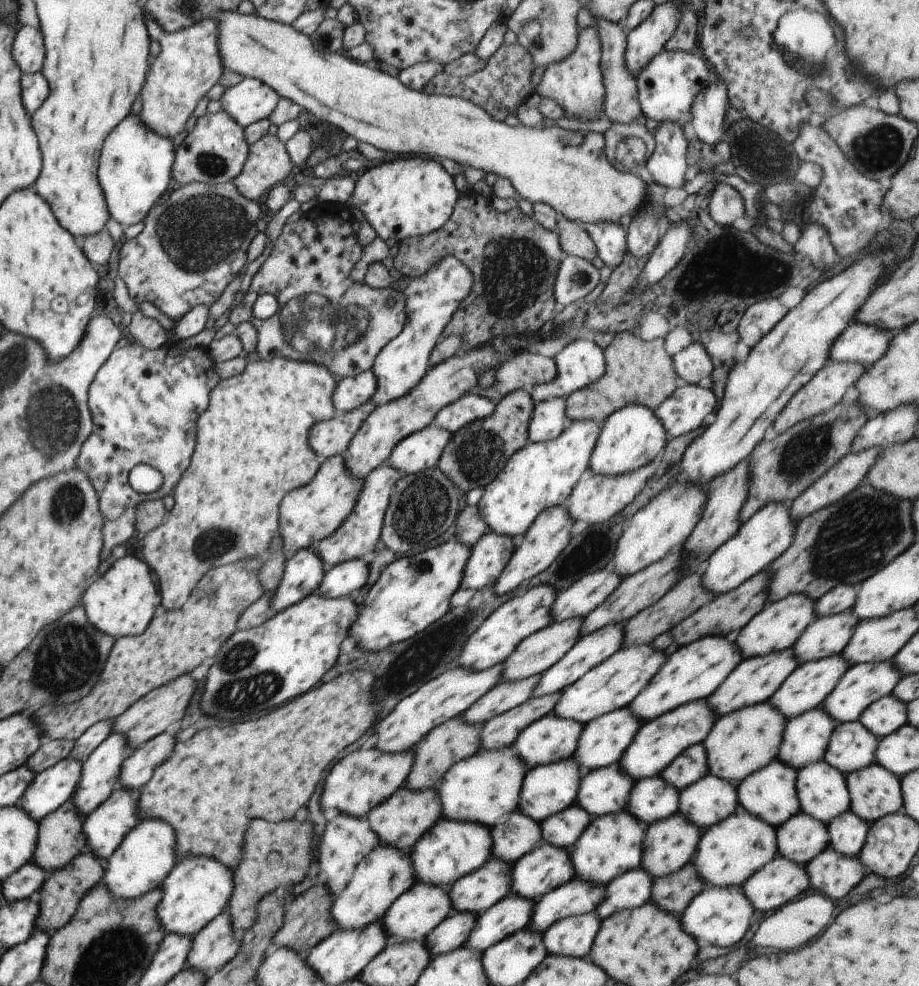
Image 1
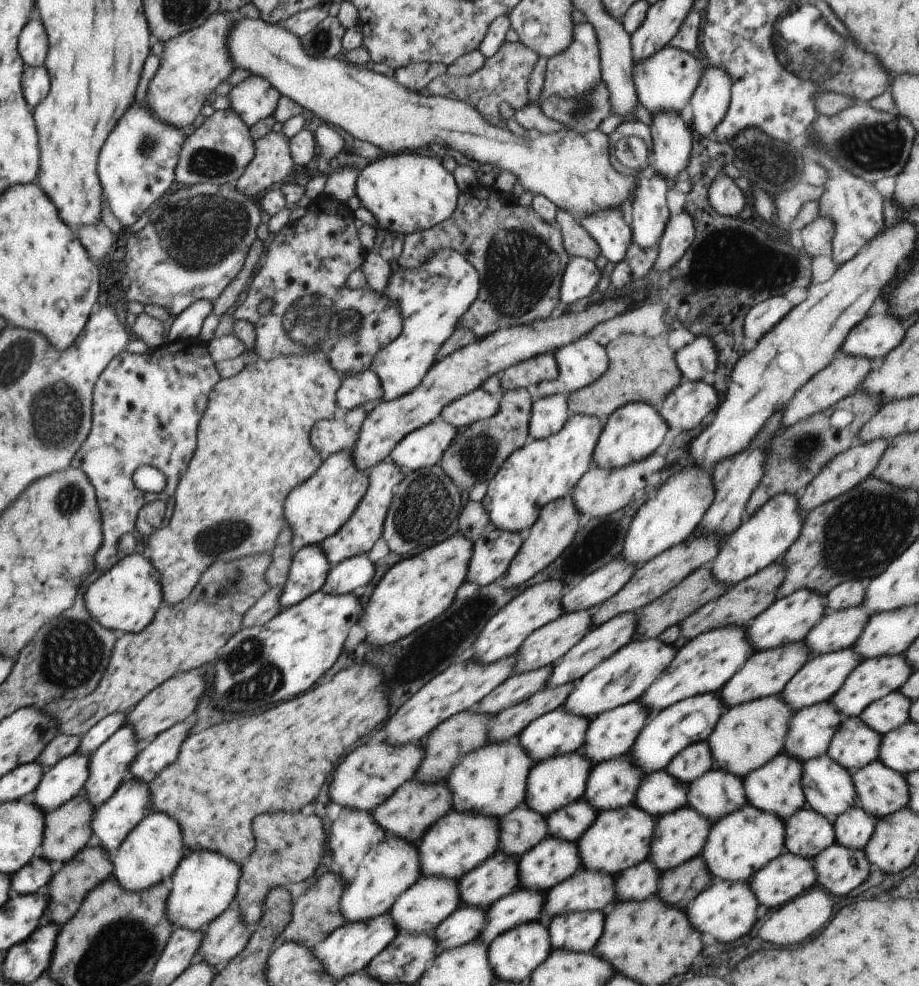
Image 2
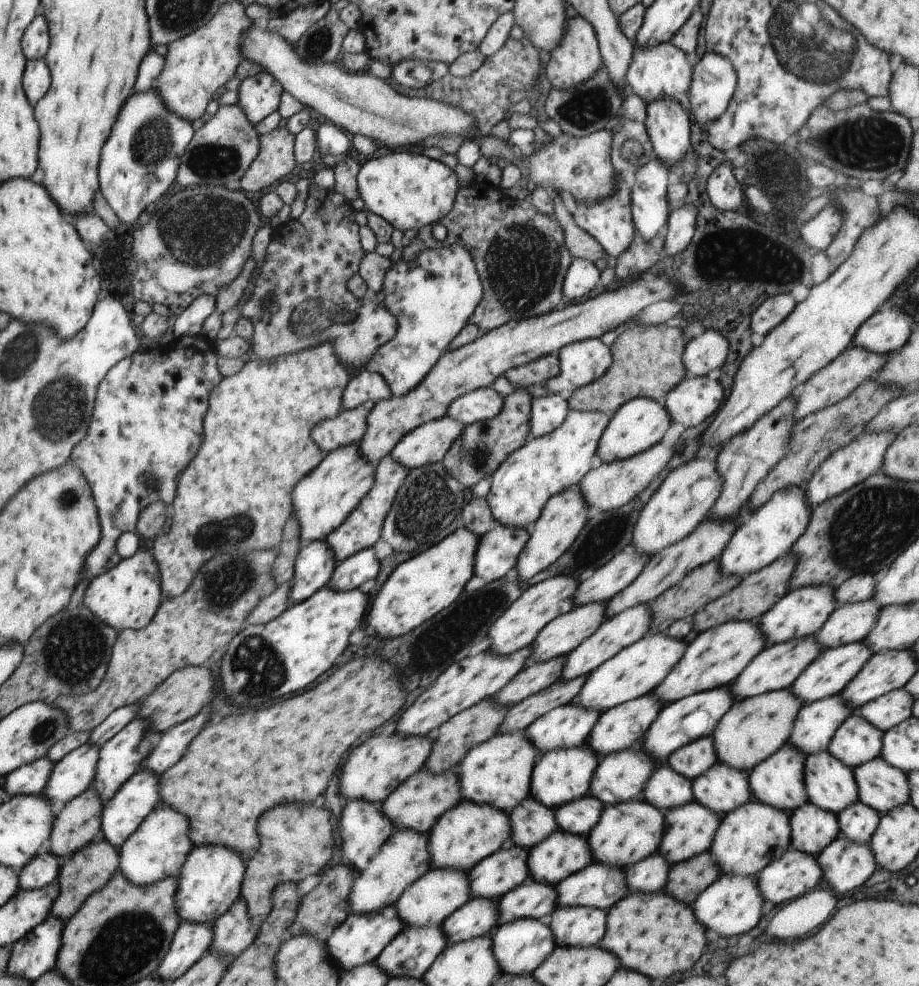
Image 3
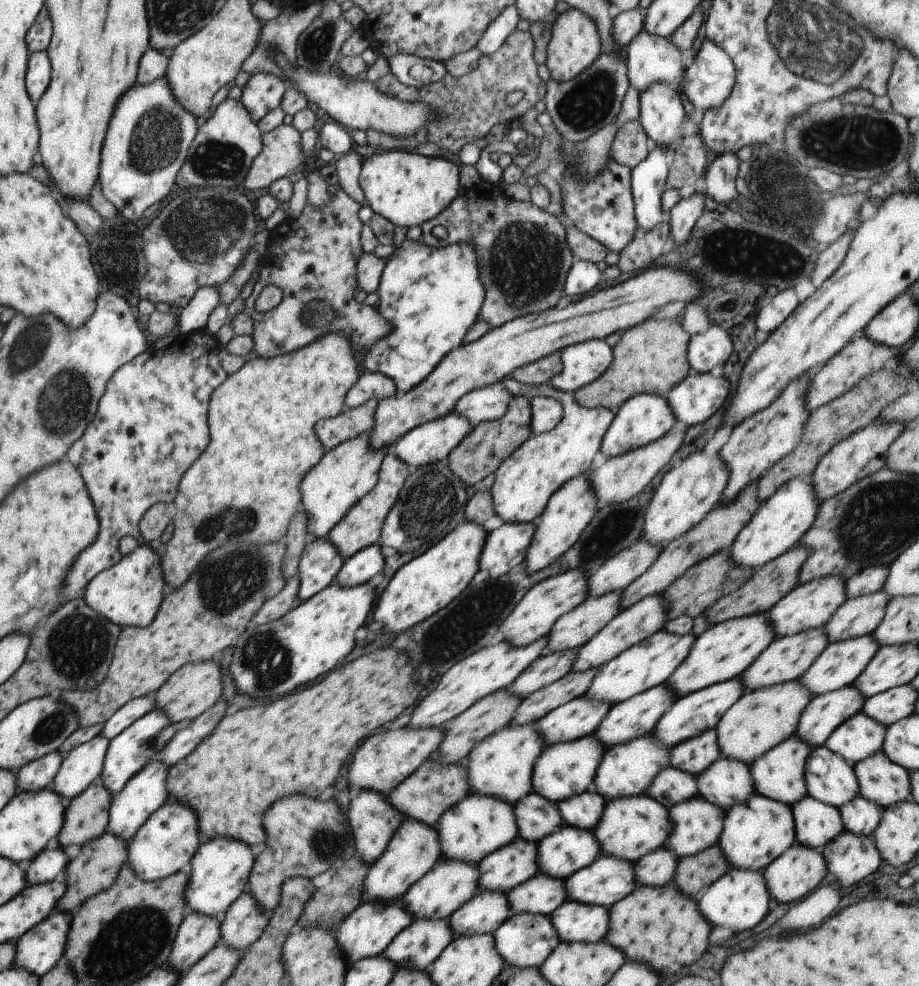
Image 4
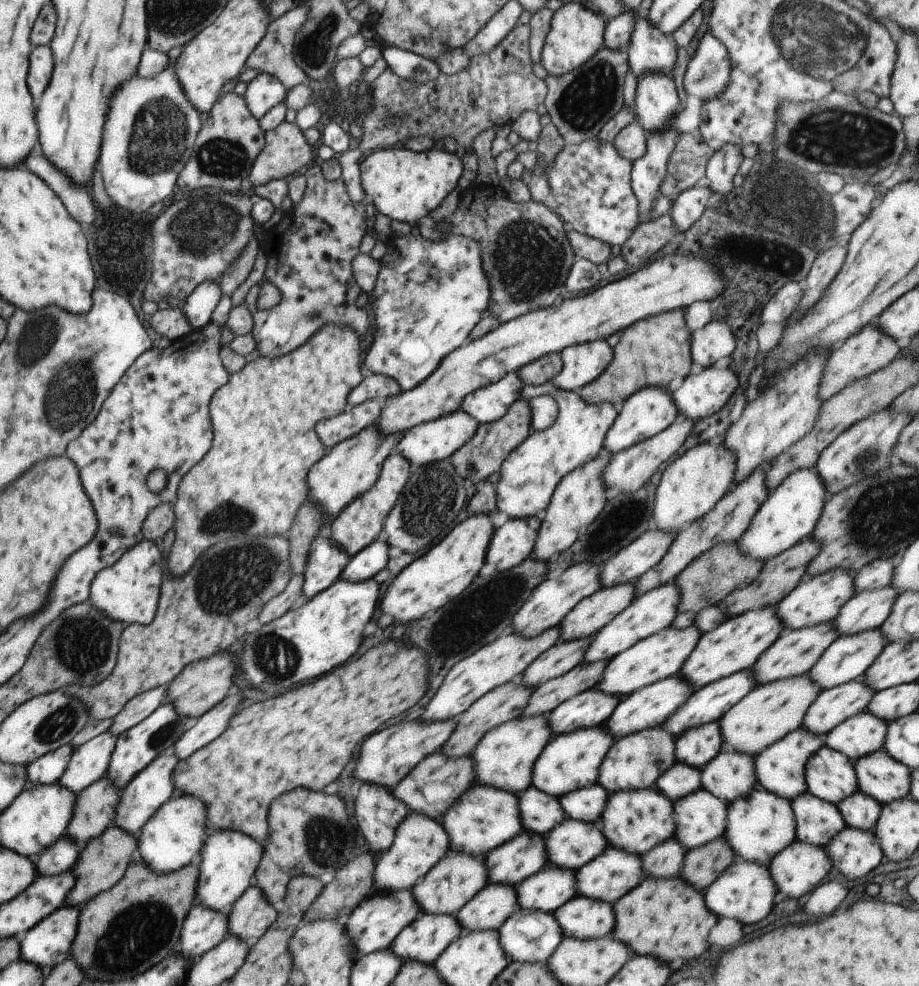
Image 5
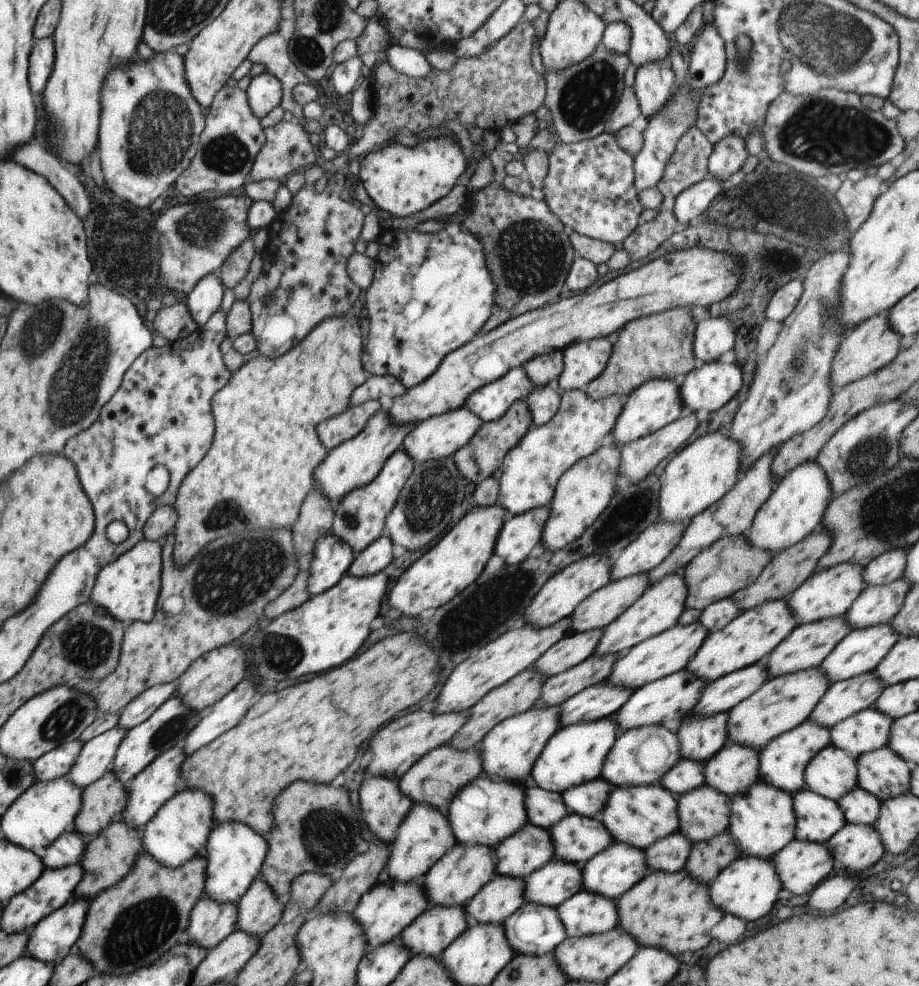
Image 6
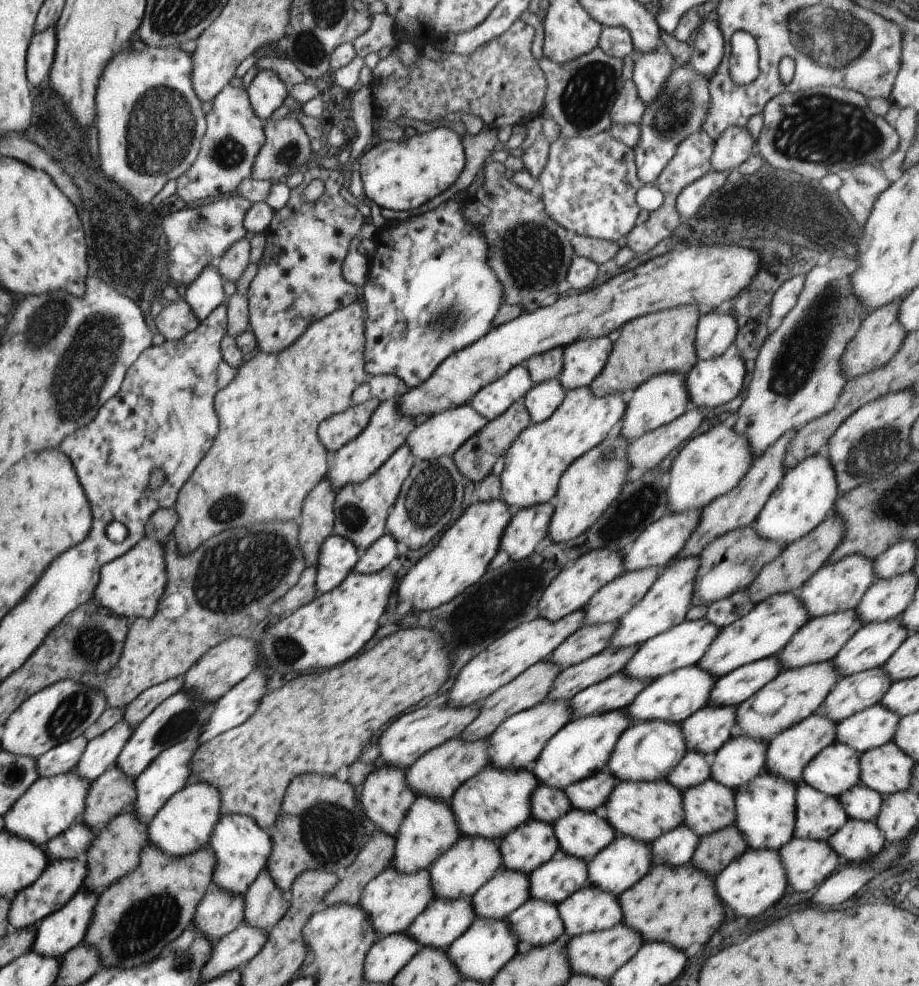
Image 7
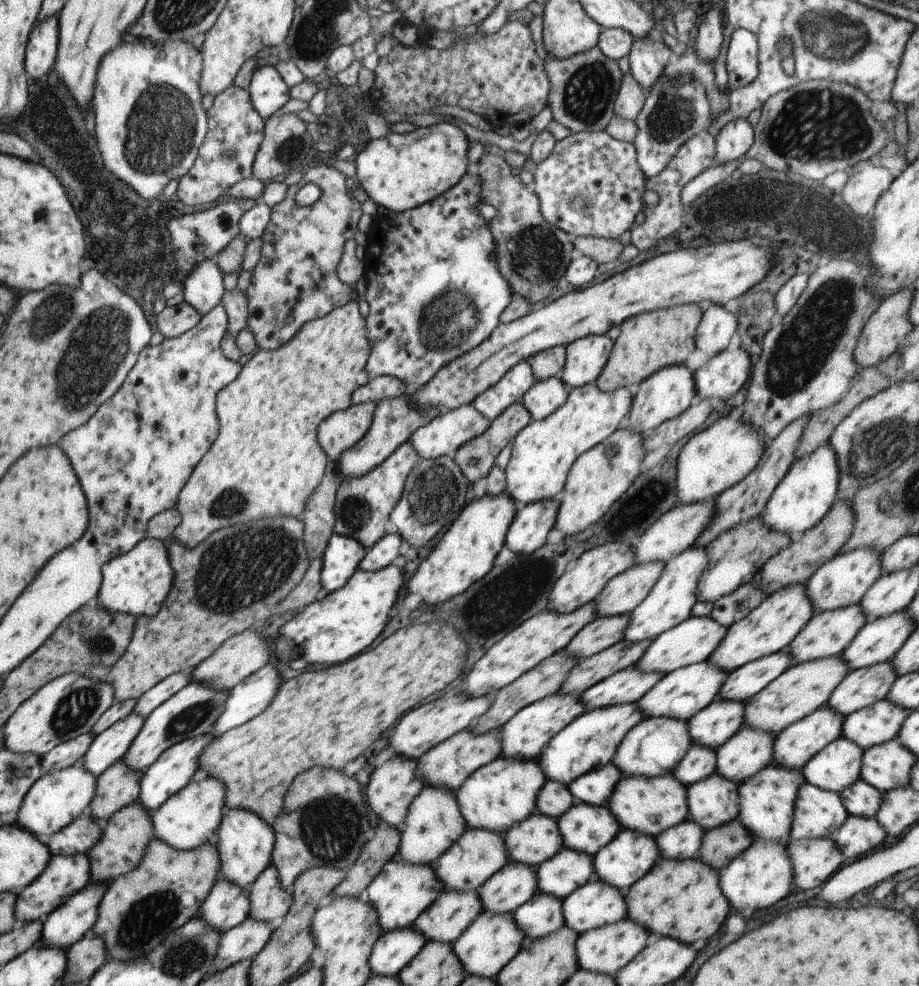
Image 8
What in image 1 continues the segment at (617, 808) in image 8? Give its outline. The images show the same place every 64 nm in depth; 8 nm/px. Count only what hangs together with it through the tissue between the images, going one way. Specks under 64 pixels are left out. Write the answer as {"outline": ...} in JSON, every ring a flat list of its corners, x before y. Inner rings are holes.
{"outline":[[625,809,618,814,604,814,592,818,588,828,581,834,571,849,572,866,576,878,582,882,590,882,594,886,604,886,614,878,636,870,641,866,644,838,647,826,638,824,638,818,626,814]]}

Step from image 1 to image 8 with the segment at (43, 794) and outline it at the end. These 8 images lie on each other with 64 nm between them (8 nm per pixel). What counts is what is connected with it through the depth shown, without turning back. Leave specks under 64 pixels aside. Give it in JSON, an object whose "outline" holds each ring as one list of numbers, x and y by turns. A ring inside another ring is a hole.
{"outline":[[132,712,96,735,83,756,86,770,98,778,109,766,122,760,145,722,146,716]]}

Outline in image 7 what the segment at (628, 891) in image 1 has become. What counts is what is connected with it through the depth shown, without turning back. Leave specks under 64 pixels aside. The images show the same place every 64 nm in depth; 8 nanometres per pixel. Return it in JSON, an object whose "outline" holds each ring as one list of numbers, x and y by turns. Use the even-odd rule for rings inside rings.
{"outline":[[686,824,664,832,656,842,652,842,652,863,654,865,668,864,668,866,689,865,700,837,696,836]]}

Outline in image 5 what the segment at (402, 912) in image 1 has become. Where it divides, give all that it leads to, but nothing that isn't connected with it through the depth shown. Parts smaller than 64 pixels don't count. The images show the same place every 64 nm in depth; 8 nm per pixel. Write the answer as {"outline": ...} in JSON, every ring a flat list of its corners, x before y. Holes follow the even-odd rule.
{"outline":[[449,850,421,879,412,886,416,904,421,913,426,914,455,914,469,900,472,900,480,890,488,884,485,856,472,856,466,852]]}

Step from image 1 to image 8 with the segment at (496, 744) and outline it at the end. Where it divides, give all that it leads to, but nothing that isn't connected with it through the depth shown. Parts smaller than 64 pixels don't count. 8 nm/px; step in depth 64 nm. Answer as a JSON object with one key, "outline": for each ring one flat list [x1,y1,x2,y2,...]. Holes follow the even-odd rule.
{"outline":[[623,639,602,652,583,659,578,666,572,668,568,674,568,680,562,684,560,694,582,694,592,688,597,682,616,674,635,664,644,656,644,652,650,648,652,639,640,640,640,642,628,642]]}

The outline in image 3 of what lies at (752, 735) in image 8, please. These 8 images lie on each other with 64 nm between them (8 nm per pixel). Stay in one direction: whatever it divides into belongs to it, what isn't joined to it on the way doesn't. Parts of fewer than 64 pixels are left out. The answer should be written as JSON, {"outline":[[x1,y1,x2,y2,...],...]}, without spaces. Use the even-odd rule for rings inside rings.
{"outline":[[718,761,708,772,692,781,694,800,720,816,732,812,752,800,748,775,732,766,726,768]]}

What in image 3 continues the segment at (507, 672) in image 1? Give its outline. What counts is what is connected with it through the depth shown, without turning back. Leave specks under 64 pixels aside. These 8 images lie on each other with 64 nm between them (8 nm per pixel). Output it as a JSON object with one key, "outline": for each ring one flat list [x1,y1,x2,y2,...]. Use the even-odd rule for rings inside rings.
{"outline":[[604,600,590,602,573,608,546,624,531,644,532,654,527,666,546,662,556,656,566,657,569,652,578,648,606,622,606,604,608,601]]}

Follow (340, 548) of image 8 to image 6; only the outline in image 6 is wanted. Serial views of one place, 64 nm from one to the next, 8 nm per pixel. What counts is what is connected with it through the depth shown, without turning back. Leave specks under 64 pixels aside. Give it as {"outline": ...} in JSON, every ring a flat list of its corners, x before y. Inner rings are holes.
{"outline":[[334,534,318,537,314,547,314,556,310,563,310,594,322,594,336,586,340,579,347,574,356,553,350,544,342,542]]}

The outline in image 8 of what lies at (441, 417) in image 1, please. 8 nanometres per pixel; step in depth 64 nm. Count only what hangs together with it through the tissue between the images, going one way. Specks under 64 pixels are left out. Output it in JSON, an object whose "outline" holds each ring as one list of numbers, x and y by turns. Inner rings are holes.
{"outline":[[527,360,513,366,494,386,479,394,473,404,476,410,493,421,508,406,521,402,524,394,536,382,532,366]]}

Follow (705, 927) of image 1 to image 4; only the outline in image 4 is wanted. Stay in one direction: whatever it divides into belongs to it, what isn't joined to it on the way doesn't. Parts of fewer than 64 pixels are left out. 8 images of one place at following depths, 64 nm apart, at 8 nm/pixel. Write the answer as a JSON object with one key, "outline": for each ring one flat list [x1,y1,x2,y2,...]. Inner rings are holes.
{"outline":[[733,868,701,893,698,897,698,910,702,912,706,922,710,922,713,928,732,926,732,930,742,932,742,930,754,928,768,914,770,900,773,899,768,892,762,871,754,872,754,870,746,870,746,868,742,868,742,870]]}

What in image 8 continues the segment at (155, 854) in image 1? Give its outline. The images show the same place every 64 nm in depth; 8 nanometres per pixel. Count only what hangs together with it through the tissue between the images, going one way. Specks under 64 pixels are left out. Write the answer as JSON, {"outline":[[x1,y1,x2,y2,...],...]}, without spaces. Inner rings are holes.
{"outline":[[202,775,194,782,190,782,178,798,170,797,170,802,162,806,162,810,156,809,152,812,154,838,160,838,174,850,189,851,198,849,198,846,206,842,215,843,218,840,218,827,224,820,224,786,214,780,212,776]]}

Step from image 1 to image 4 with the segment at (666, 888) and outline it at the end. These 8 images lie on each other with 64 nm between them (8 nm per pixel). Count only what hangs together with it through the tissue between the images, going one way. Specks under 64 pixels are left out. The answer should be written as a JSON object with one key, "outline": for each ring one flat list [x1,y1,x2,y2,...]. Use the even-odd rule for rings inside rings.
{"outline":[[716,842,698,854,681,858,672,881,684,896,697,899,729,870,730,864,722,854,720,844]]}

